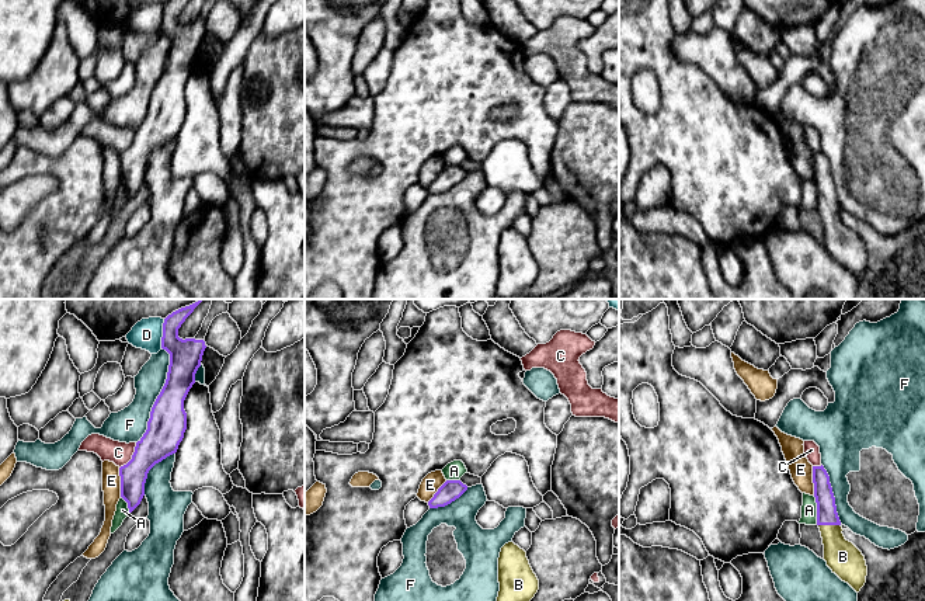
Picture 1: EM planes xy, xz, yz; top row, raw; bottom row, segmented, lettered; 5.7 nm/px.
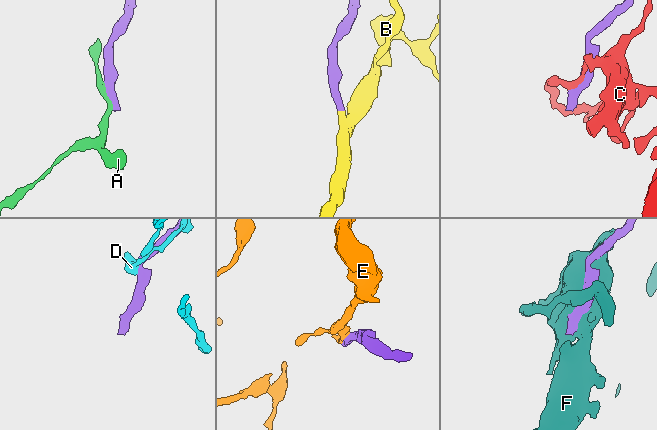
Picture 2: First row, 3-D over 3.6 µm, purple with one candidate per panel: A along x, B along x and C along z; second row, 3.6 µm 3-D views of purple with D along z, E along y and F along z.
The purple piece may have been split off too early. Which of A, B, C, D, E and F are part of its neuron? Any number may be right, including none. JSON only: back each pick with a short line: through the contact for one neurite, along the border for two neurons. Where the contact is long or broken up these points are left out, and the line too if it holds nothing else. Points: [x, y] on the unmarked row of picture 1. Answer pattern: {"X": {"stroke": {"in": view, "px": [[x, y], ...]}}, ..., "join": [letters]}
{"join": ["B"]}

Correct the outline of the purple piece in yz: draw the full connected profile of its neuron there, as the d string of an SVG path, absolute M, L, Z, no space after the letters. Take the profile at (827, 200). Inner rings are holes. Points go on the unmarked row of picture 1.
M823 150L813 152L813 169L824 246L832 258L859 278L866 268L866 246L862 237L842 219L830 161Z

